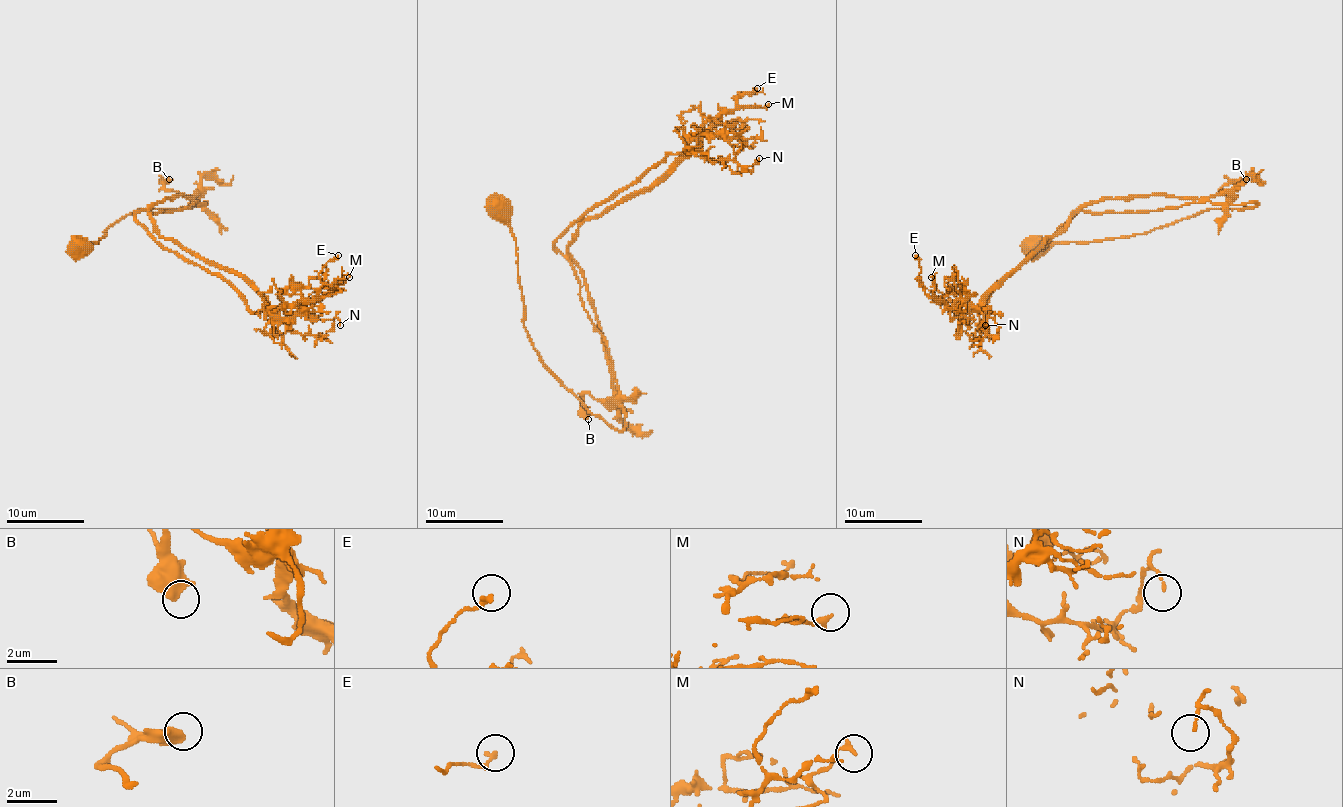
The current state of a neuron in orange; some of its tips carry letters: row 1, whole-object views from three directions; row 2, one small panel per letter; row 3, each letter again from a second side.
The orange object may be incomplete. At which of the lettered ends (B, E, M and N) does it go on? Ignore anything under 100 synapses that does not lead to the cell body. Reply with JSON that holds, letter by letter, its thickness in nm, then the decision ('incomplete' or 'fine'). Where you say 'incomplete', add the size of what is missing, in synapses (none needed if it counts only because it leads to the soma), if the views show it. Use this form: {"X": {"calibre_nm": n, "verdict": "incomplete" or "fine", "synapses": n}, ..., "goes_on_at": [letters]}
{"B": {"calibre_nm": 550, "verdict": "fine"}, "E": {"calibre_nm": 170, "verdict": "fine"}, "M": {"calibre_nm": 170, "verdict": "fine"}, "N": {"calibre_nm": 100, "verdict": "fine"}, "goes_on_at": []}

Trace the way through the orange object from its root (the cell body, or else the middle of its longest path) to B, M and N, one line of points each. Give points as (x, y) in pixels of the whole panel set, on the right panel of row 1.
B: (1036, 245), (1032, 242), (1127, 238), (1211, 209), (1251, 209), (1257, 203), (1234, 205), (1220, 191), (1246, 179)
M: (1036, 245), (1032, 242), (1127, 238), (1211, 209), (1257, 203), (1078, 210), (977, 306), (938, 302), (931, 277)
N: (1036, 245), (1127, 238), (1257, 203), (1078, 210), (987, 296), (979, 308), (997, 333), (991, 317), (985, 325)

